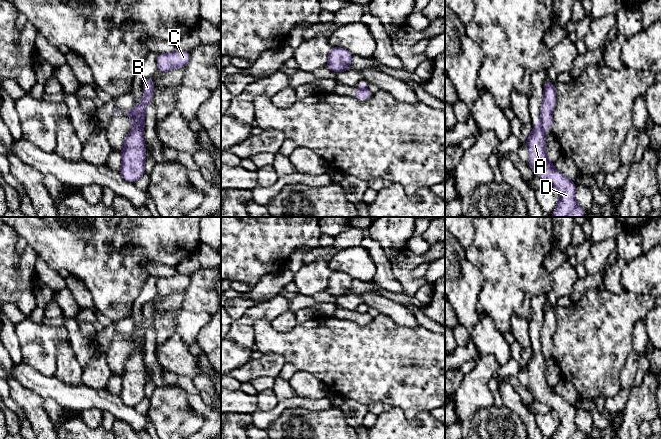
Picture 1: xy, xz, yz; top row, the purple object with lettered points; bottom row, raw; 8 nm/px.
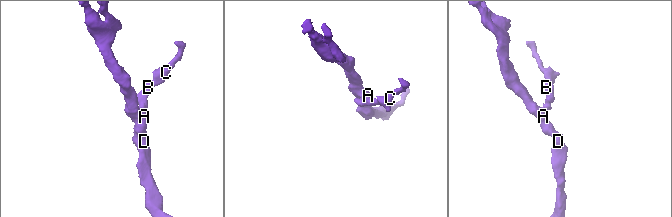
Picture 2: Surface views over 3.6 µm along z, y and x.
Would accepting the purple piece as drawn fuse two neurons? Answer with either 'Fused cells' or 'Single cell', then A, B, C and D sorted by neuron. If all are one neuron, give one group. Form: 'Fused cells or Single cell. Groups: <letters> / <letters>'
Fused cells. Groups: A D / B C

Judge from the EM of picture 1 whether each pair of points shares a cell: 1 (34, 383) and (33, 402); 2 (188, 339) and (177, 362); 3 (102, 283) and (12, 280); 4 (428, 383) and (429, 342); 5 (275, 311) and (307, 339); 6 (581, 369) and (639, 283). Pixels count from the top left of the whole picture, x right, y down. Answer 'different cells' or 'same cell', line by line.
1: different cells
2: different cells
3: different cells
4: same cell
5: different cells
6: different cells

